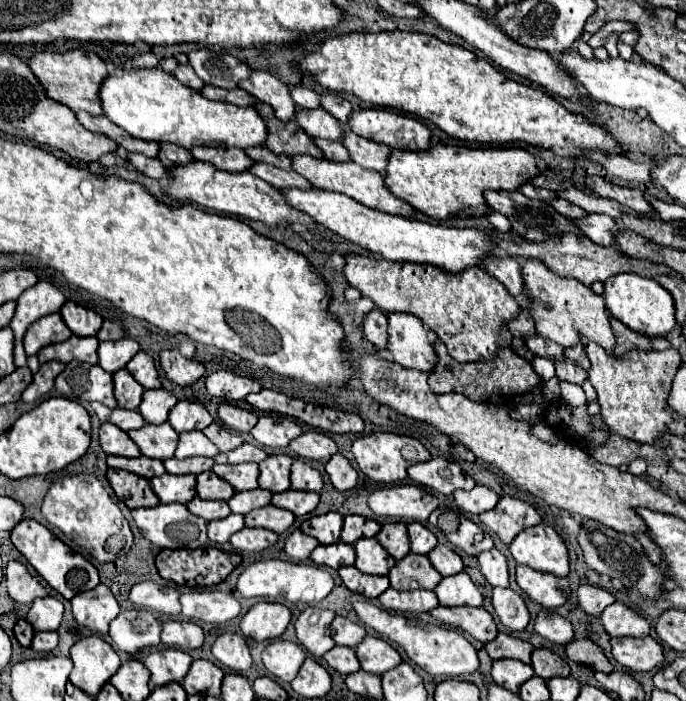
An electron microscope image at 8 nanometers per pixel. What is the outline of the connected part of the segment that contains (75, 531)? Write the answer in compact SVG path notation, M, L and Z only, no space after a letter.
M80 473L56 481L42 501L42 515L64 535L76 539L76 543L100 563L114 561L132 547L132 531L128 521L94 475Z

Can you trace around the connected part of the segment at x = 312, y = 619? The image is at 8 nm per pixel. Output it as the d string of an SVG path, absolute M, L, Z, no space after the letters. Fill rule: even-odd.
M308 607L300 613L296 619L296 635L298 641L314 655L322 657L326 651L330 651L336 643L332 641L328 627L336 615L328 609L318 609L318 607Z

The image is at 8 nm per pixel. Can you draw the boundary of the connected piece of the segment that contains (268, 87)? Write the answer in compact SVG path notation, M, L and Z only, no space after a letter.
M252 71L252 77L240 83L240 89L252 93L262 103L274 107L280 121L292 121L296 115L296 103L292 101L290 87L266 71Z

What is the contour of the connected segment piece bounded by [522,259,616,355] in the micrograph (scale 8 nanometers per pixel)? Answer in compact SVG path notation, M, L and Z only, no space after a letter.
M534 259L524 261L522 275L524 275L524 285L528 289L528 295L532 297L530 311L536 323L536 331L546 341L554 341L564 349L570 349L572 345L578 345L582 337L586 337L598 343L600 347L604 347L604 351L608 351L610 355L614 355L616 335L606 315L606 305L602 295L596 295L590 287L582 285L576 279L560 277L552 273L548 267L544 267L540 261L534 261Z

